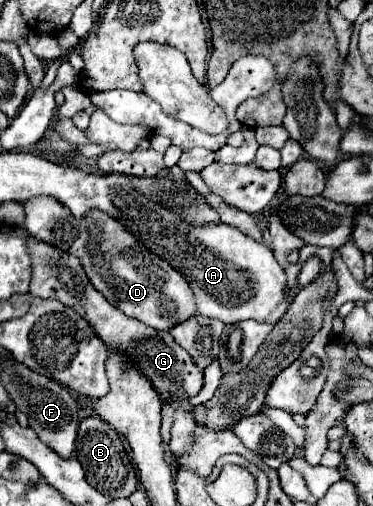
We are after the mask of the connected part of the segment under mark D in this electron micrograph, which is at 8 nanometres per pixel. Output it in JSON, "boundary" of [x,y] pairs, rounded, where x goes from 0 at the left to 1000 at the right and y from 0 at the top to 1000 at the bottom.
{"boundary":[[[91,389],[64,401],[70,460],[102,476],[155,488],[220,516],[225,540],[241,559],[332,623],[370,630],[413,650],[456,654],[456,646],[520,626],[531,619],[520,579],[499,551],[440,520],[424,504],[402,500],[359,472],[311,433],[273,417],[241,417],[231,429],[204,433],[145,389]]]}

